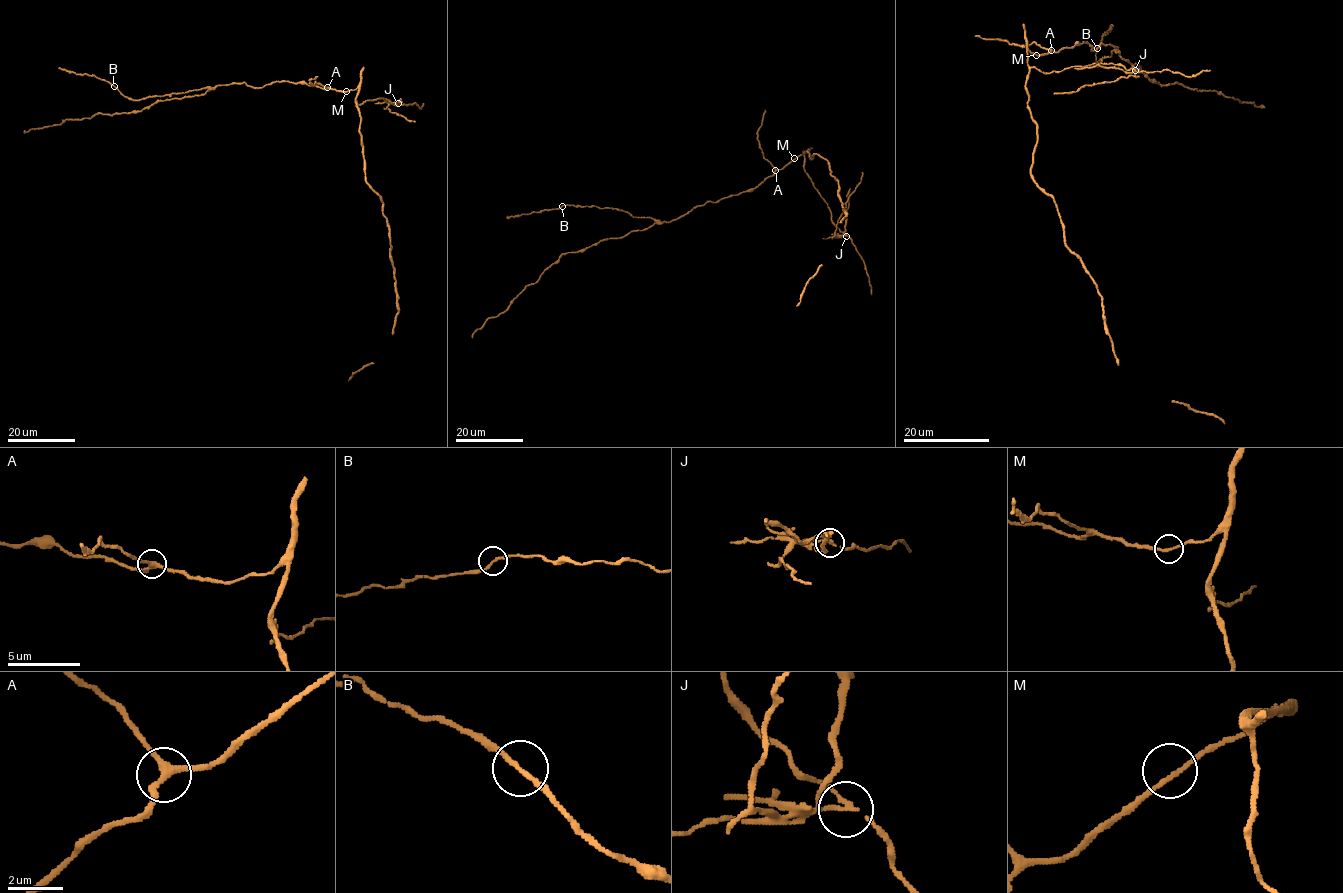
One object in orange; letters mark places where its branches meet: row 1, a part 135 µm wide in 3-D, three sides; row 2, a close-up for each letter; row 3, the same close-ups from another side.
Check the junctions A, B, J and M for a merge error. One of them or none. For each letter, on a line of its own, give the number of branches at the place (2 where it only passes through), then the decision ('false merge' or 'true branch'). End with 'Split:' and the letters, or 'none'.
A: 3 branches meet; true branch
B: 2 branches meet; true branch
J: 3 branches meet; false merge
M: 2 branches meet; true branch
Split: J

